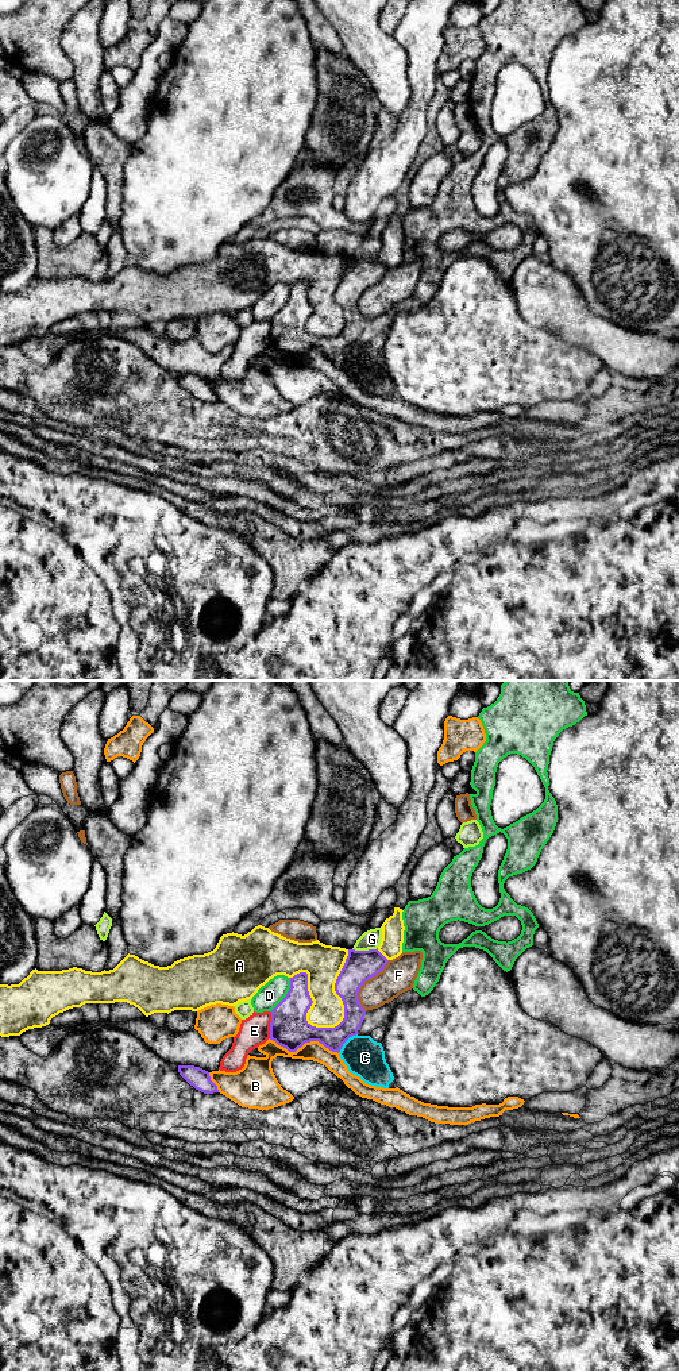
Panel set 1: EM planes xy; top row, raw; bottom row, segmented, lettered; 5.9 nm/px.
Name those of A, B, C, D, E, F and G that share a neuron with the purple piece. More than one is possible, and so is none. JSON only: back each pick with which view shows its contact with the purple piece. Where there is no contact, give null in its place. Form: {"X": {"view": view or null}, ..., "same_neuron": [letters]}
{"same_neuron": []}

